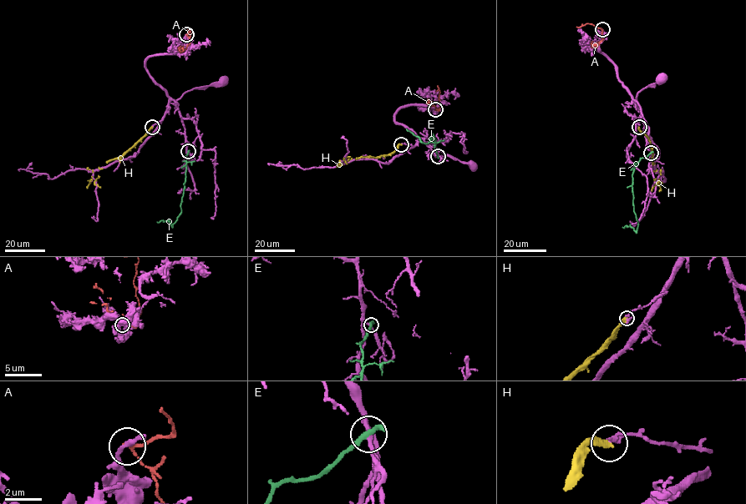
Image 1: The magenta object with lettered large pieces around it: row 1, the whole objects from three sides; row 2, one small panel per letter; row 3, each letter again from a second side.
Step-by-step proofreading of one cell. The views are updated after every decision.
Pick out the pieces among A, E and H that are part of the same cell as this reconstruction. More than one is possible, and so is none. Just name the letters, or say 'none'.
none

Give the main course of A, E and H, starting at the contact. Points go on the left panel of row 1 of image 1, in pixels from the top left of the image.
A: (186, 34), (190, 43), (185, 49), (179, 48), (180, 46)
E: (188, 151), (181, 213), (172, 225), (168, 220), (157, 222)
H: (151, 127), (122, 155), (109, 160), (100, 169), (98, 178), (86, 186)

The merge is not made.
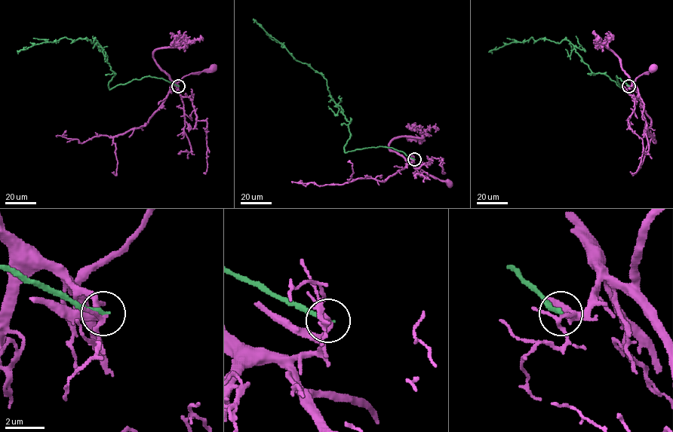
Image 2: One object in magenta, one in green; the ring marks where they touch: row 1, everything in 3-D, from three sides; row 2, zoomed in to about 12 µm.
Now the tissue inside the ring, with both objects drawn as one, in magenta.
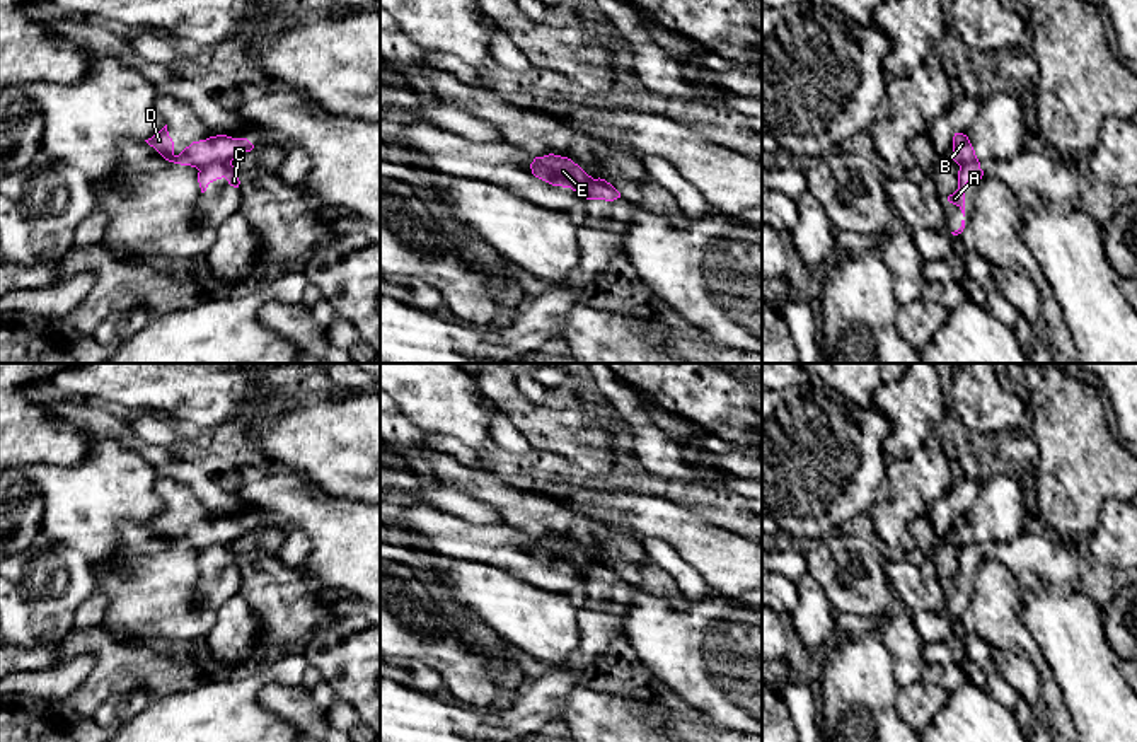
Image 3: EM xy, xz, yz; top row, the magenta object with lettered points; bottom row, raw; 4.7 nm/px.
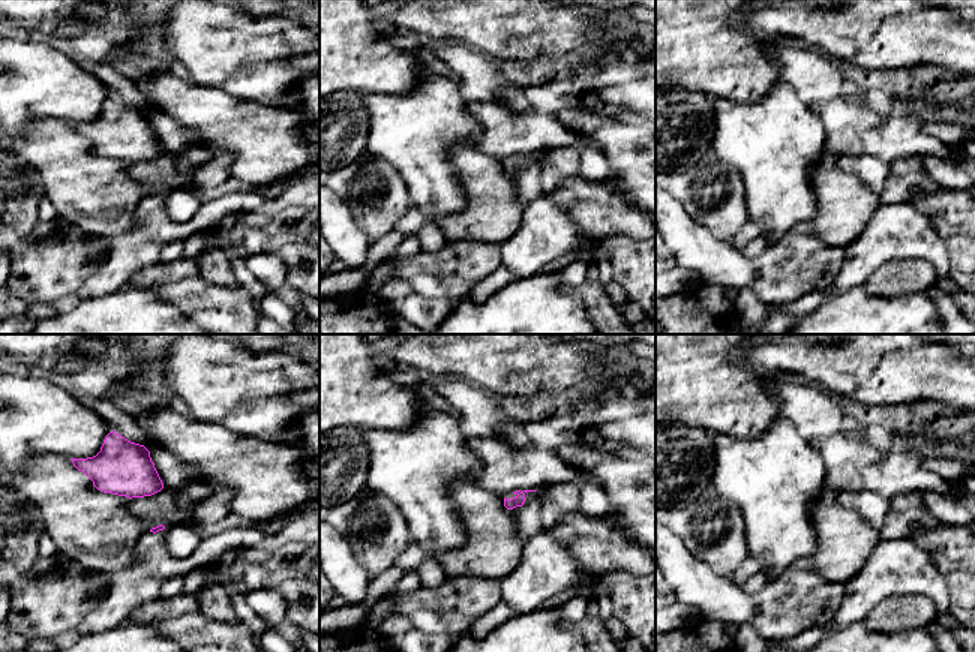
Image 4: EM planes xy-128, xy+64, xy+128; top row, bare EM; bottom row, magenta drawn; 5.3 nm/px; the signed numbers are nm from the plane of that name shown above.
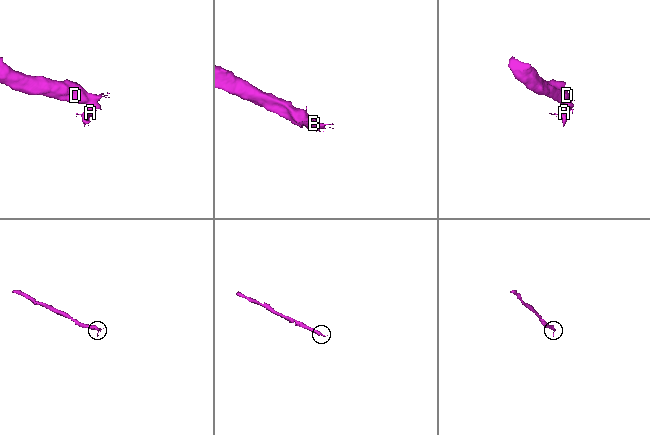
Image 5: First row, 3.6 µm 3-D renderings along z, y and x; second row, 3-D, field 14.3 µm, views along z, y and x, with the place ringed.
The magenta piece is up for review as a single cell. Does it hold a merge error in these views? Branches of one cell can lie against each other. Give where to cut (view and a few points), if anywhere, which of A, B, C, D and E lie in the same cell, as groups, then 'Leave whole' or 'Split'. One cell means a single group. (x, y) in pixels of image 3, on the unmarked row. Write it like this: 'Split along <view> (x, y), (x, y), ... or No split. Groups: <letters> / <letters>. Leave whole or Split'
Split along xy (230, 543), (212, 543), (198, 551). Groups: A C / B D E. Split

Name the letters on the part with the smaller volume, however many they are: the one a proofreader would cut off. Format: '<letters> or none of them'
A, C

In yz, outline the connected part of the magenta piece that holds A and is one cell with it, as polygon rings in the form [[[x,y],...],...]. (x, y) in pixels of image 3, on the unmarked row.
[[[970,544],[960,548],[958,553],[958,571],[948,578],[948,583],[956,587],[963,599],[965,599],[965,568],[972,563],[977,561],[980,565],[984,558],[984,553],[980,551],[980,544]]]

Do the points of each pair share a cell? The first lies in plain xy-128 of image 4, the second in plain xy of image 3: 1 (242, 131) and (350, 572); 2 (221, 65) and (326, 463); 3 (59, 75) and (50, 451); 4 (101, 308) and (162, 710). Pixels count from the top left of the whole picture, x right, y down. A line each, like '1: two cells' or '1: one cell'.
1: one cell
2: one cell
3: two cells
4: one cell

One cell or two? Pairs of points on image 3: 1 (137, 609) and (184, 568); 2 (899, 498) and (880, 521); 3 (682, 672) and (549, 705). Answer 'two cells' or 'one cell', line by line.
1: one cell
2: one cell
3: two cells

